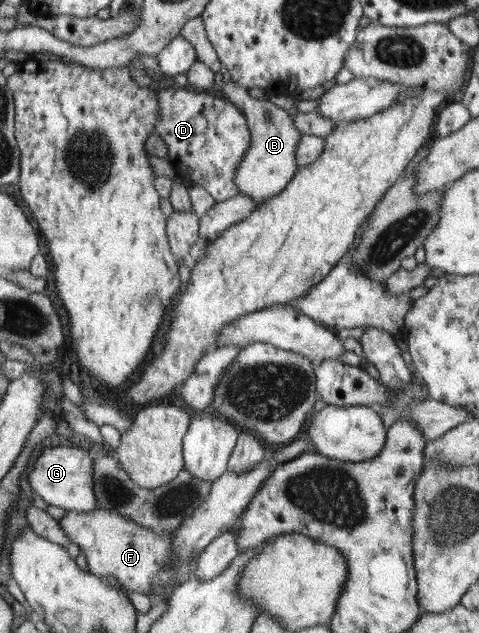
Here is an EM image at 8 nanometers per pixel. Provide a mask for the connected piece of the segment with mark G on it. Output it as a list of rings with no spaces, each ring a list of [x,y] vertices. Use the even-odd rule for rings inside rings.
[[[59,445],[56,448],[43,448],[35,458],[35,464],[30,464],[30,472],[26,473],[30,488],[41,496],[46,504],[64,508],[66,511],[88,512],[98,509],[92,458],[86,454],[86,451],[86,446],[66,448]]]

